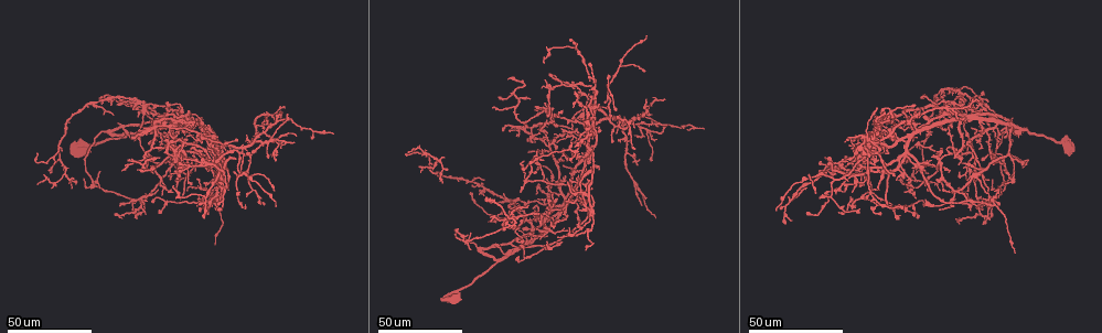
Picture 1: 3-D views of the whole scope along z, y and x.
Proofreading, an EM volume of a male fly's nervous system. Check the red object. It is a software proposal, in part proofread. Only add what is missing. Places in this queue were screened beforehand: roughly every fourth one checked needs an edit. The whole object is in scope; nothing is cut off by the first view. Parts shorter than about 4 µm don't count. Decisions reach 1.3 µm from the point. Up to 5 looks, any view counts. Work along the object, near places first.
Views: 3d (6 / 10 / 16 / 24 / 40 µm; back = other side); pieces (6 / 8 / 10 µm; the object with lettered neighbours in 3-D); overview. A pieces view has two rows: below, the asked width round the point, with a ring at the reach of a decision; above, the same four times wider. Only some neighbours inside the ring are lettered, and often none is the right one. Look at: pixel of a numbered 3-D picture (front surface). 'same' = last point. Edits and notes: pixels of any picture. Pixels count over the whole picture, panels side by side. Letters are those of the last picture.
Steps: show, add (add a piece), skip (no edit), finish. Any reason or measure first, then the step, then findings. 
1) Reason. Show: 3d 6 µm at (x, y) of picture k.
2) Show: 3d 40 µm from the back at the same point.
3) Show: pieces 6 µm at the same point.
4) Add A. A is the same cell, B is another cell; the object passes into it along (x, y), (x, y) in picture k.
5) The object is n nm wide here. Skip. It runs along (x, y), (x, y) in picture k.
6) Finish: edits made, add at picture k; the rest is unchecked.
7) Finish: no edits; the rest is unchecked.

Show: 3d 24 µm at (236, 157) of picture 1.

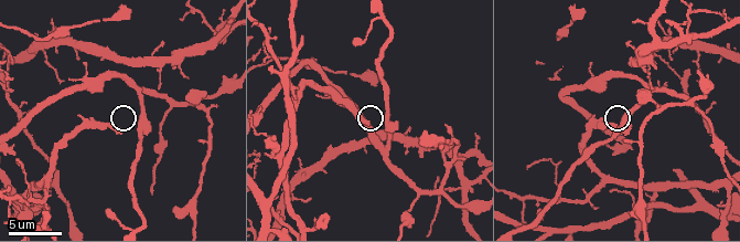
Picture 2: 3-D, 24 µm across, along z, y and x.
See the neighbours. Show: pieces 6 µm at (121, 130) of picture 2.

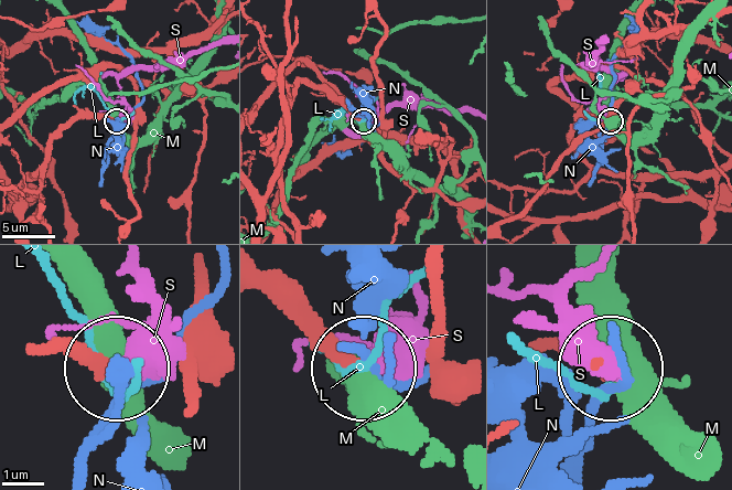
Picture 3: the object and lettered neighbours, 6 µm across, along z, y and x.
The object is 330 nm wide here. Skip. L, M, N and S are other cells; it runs along (266, 278), (357, 370) in picture 3; none of them fits.

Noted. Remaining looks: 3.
Free end. Show: 3d 40 µm at (524, 164) of picture 1.

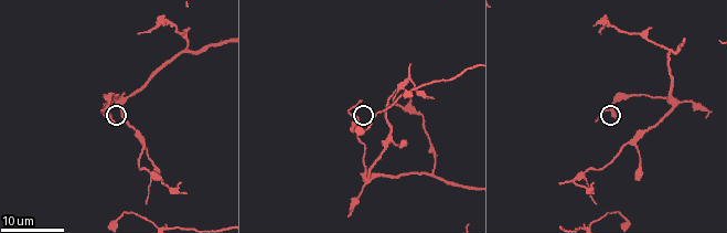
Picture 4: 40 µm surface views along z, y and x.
Show: pieces 8 µm at (616, 116) of picture 4.

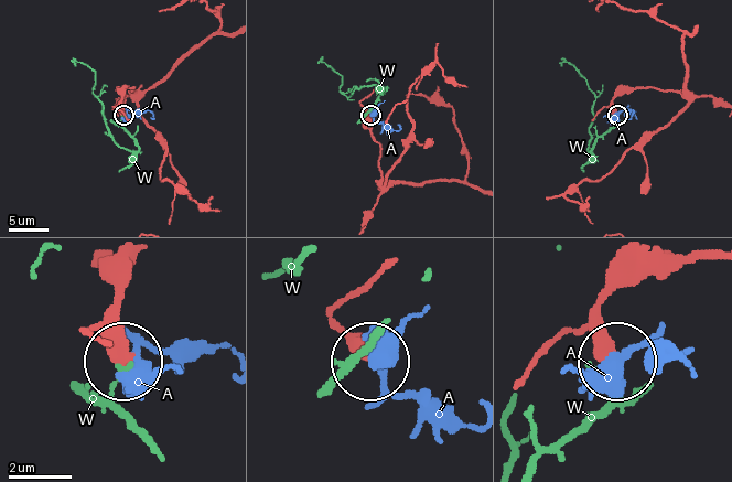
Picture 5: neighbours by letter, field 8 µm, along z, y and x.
Skip. A and W are other cells; no lettered piece goes on from it.

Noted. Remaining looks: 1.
Finish: no edits; the rest is unchecked.

